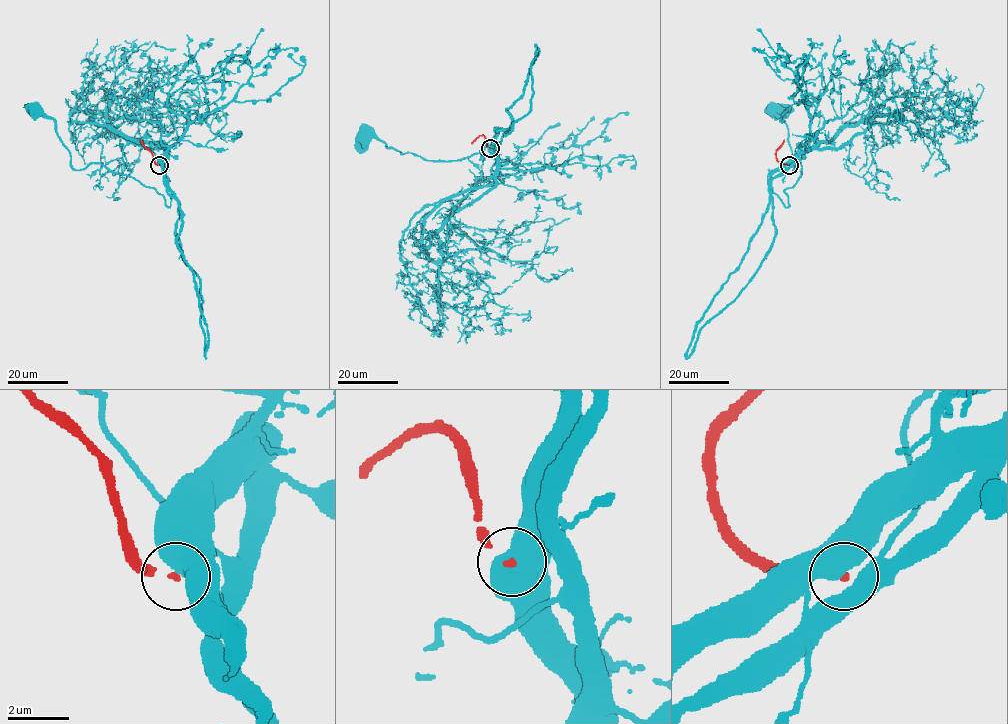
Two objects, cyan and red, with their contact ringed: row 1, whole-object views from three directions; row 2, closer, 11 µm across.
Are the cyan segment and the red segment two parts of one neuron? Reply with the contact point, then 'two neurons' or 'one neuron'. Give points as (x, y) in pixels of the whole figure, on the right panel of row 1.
(789, 165) | two neurons

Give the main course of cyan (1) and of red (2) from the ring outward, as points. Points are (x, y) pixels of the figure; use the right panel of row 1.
1: (789, 164), (769, 189), (786, 207), (785, 191), (801, 176), (801, 163), (794, 169), (786, 123), (773, 109)
2: (789, 165), (781, 163), (776, 157), (776, 151), (784, 139)

